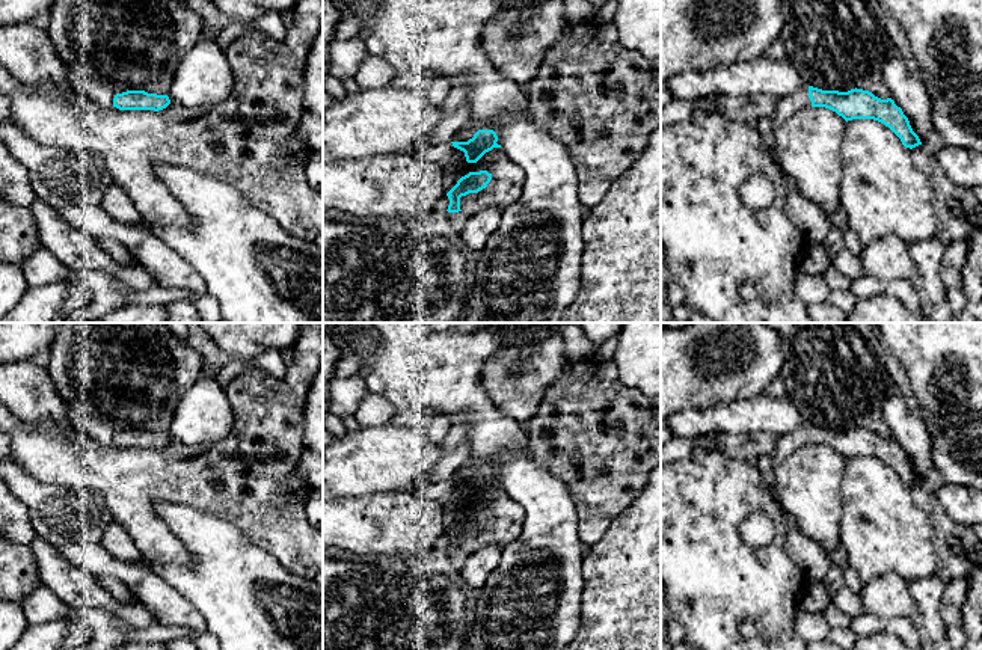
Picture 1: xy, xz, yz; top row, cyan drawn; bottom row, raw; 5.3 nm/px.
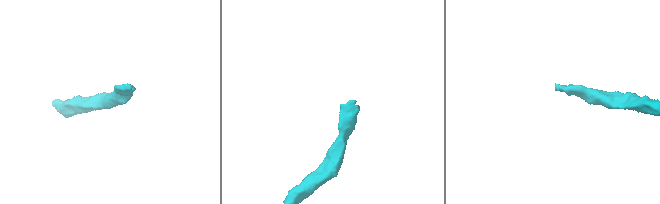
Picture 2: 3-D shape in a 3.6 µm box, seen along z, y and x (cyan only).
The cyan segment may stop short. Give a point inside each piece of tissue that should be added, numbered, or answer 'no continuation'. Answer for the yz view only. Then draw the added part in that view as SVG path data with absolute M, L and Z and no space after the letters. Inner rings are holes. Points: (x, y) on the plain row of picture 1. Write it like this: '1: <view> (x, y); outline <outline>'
1: yz (798, 438); outline M801 424L793 431L780 436L777 440L775 452L771 455L774 465L783 461L793 451L812 445L812 439L809 436L809 424Z

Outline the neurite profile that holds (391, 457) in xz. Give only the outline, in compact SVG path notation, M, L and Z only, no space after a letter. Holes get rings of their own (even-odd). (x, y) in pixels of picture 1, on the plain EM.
M386 424L345 431L323 451L323 499L413 492L431 474L440 457L440 445L434 443L424 430Z

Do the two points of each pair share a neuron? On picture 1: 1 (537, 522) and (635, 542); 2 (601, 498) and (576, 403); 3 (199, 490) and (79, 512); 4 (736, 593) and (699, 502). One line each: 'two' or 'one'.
1: two
2: one
3: two
4: one

